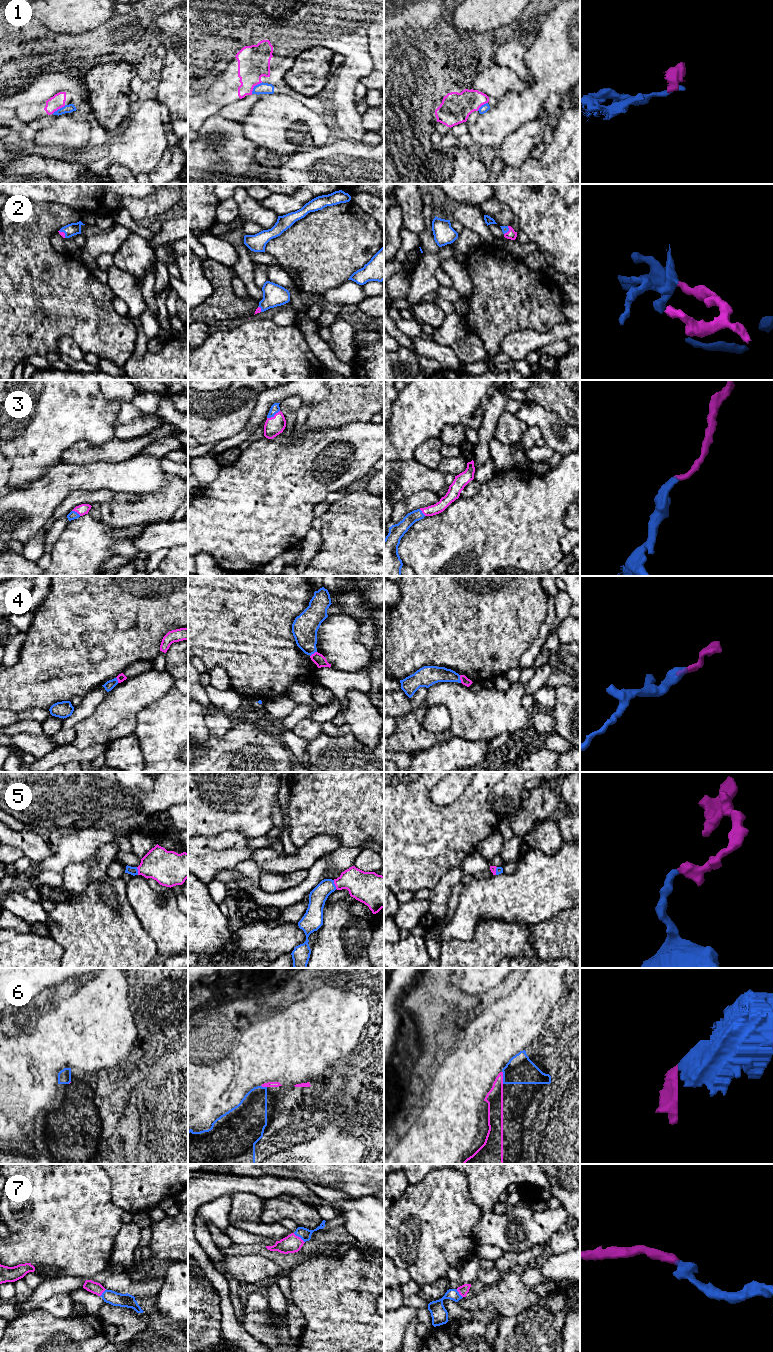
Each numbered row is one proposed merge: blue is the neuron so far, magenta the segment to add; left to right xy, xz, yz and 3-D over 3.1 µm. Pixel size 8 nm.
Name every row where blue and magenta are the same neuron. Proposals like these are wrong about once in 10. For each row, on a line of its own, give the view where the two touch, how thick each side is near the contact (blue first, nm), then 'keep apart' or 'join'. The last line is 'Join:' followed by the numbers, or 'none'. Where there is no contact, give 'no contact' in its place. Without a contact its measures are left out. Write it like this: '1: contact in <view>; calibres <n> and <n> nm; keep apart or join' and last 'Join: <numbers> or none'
1: contact in xz; calibres 100 and 260 nm; join
2: contact in xy; calibres 100 and 40 nm; join
3: contact in xz; calibres 70 and 150 nm; join
4: contact in yz; calibres 160 and 70 nm; join
5: contact in xz; calibres 140 and 240 nm; join
6: contact in yz; calibres 220 and 140 nm; join
7: contact in xz; calibres 100 and 140 nm; join
Join: 1, 2, 3, 4, 5, 6, 7

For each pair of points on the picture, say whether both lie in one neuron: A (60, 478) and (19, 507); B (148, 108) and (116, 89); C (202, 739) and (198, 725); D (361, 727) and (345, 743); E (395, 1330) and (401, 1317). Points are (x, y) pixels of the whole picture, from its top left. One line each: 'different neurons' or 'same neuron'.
A: same neuron
B: different neurons
C: same neuron
D: different neurons
E: same neuron

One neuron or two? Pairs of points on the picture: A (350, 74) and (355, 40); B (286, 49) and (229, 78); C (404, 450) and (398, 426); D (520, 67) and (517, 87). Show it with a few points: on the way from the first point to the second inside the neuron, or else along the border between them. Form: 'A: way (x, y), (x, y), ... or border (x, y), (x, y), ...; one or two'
A: way (355, 66), (355, 48); one
B: way (272, 49), (264, 49), (243, 68); one
C: way (400, 444), (400, 432); one
D: border (498, 65), (510, 68), (525, 87); two

